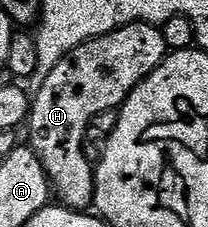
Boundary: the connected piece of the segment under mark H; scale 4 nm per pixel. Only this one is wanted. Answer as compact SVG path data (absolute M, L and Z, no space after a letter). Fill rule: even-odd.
M128 23L124 27L114 28L102 37L75 47L66 58L58 61L58 65L54 65L42 89L34 92L26 120L29 139L27 142L42 161L44 172L47 173L54 188L55 198L63 206L71 207L74 211L84 211L93 206L96 197L94 163L93 160L88 160L88 155L84 152L84 130L87 129L88 122L103 111L115 112L130 92L163 61L169 51L168 42L164 39L163 30L159 26L150 23Z

